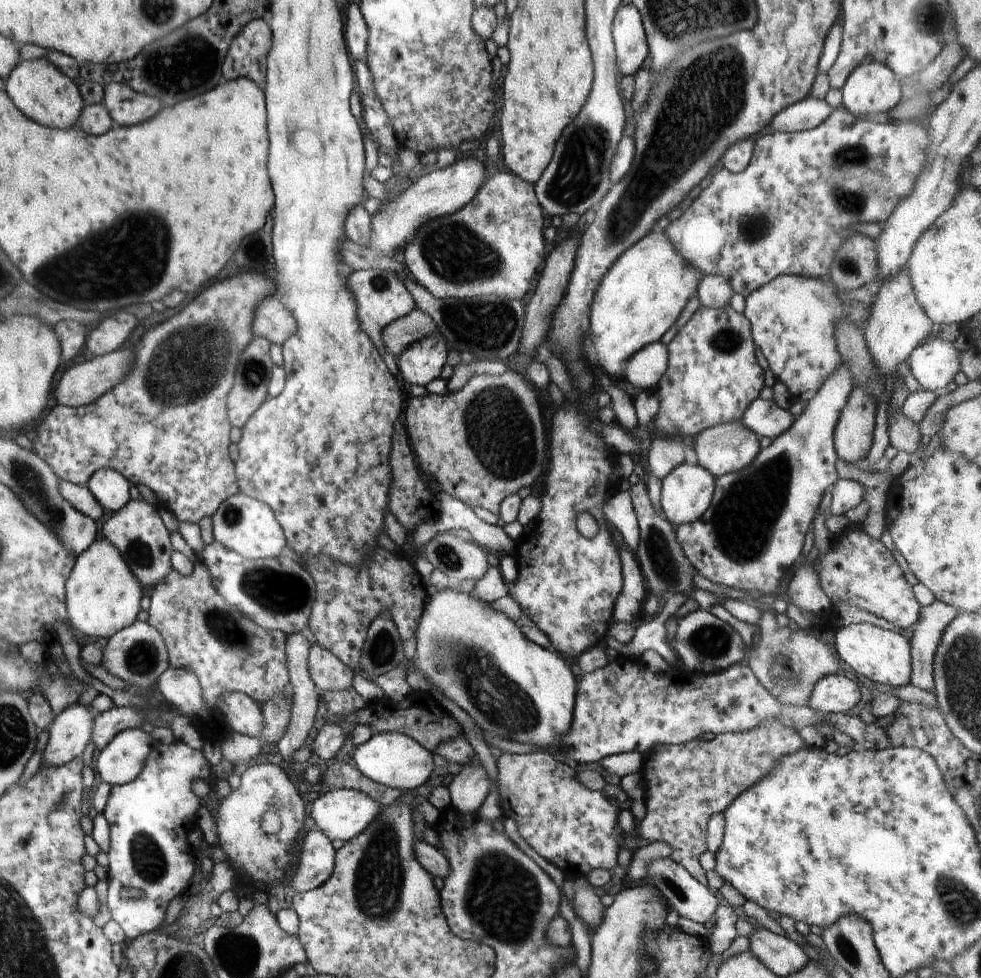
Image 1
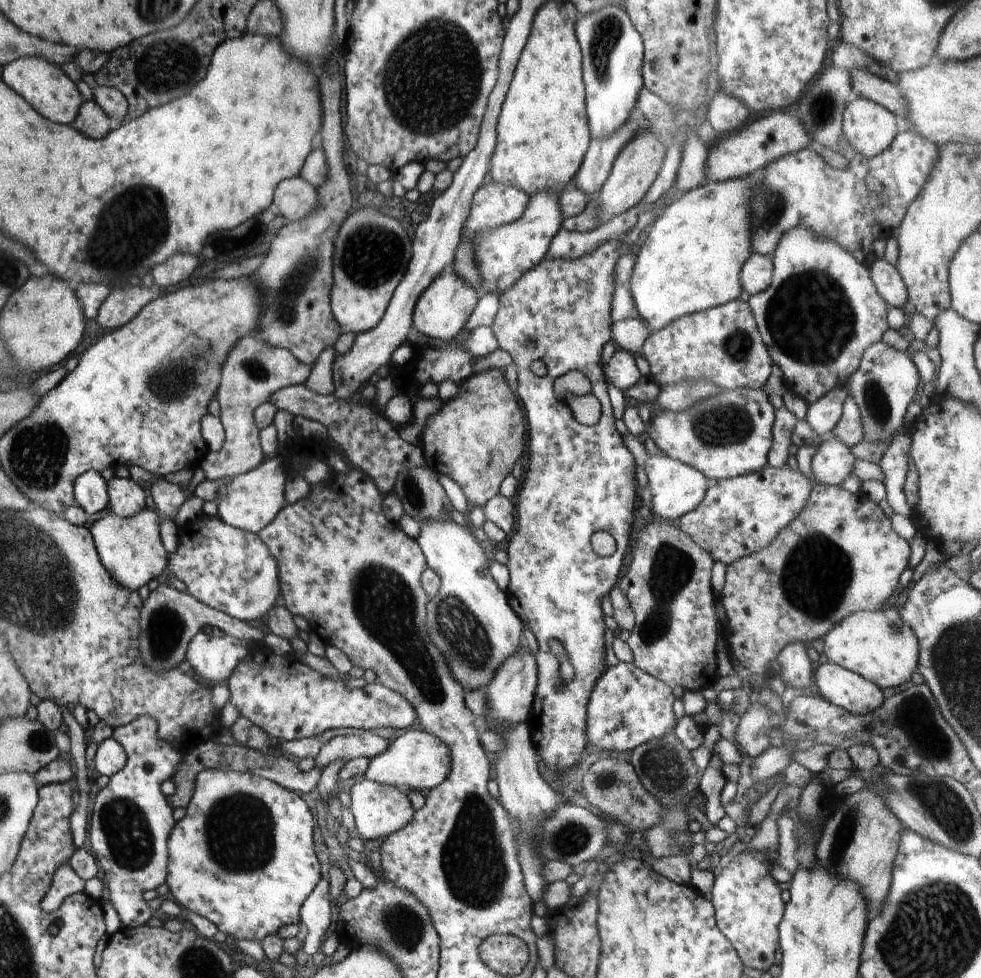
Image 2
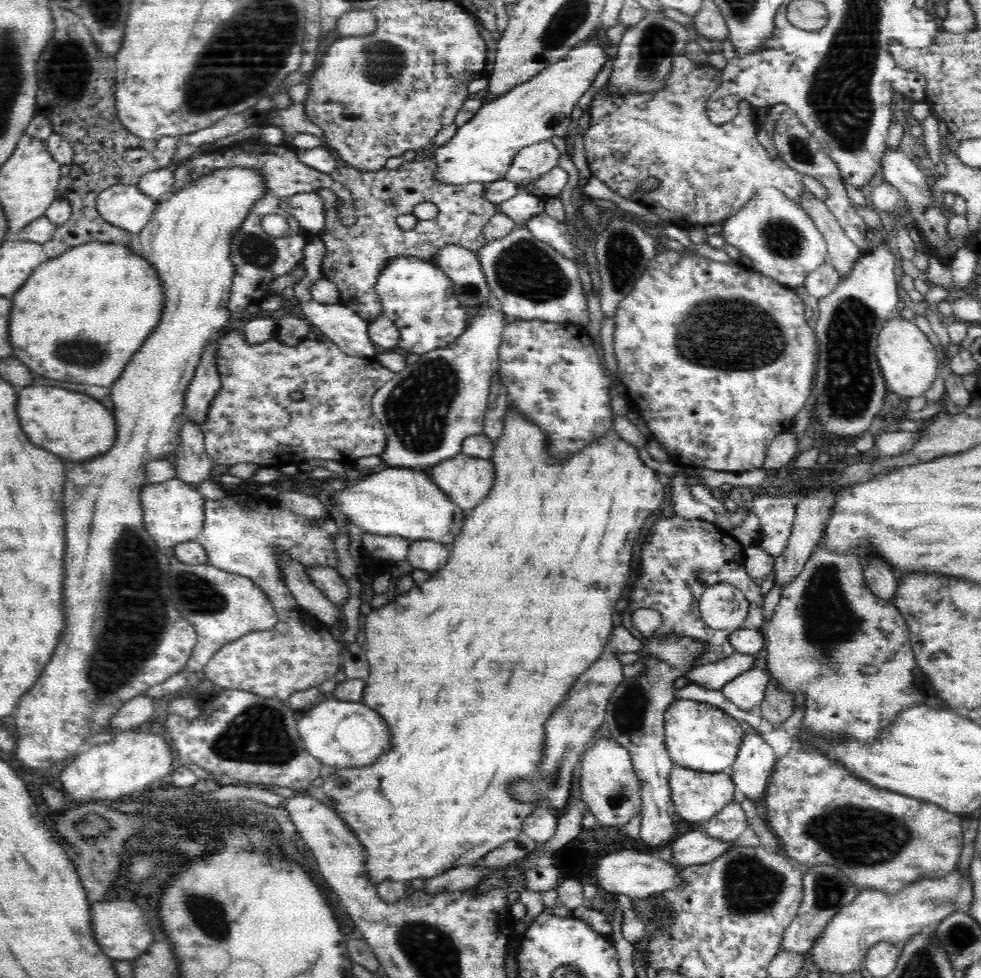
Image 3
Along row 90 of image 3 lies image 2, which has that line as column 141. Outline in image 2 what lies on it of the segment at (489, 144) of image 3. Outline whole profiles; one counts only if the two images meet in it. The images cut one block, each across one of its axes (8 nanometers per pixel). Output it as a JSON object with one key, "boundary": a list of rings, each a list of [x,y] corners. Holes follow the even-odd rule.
{"boundary":[[[148,507],[129,517],[106,514],[93,523],[90,532],[93,532],[97,552],[117,583],[137,591],[142,584],[157,579],[167,569],[168,554],[159,535],[160,523],[161,516]]]}

